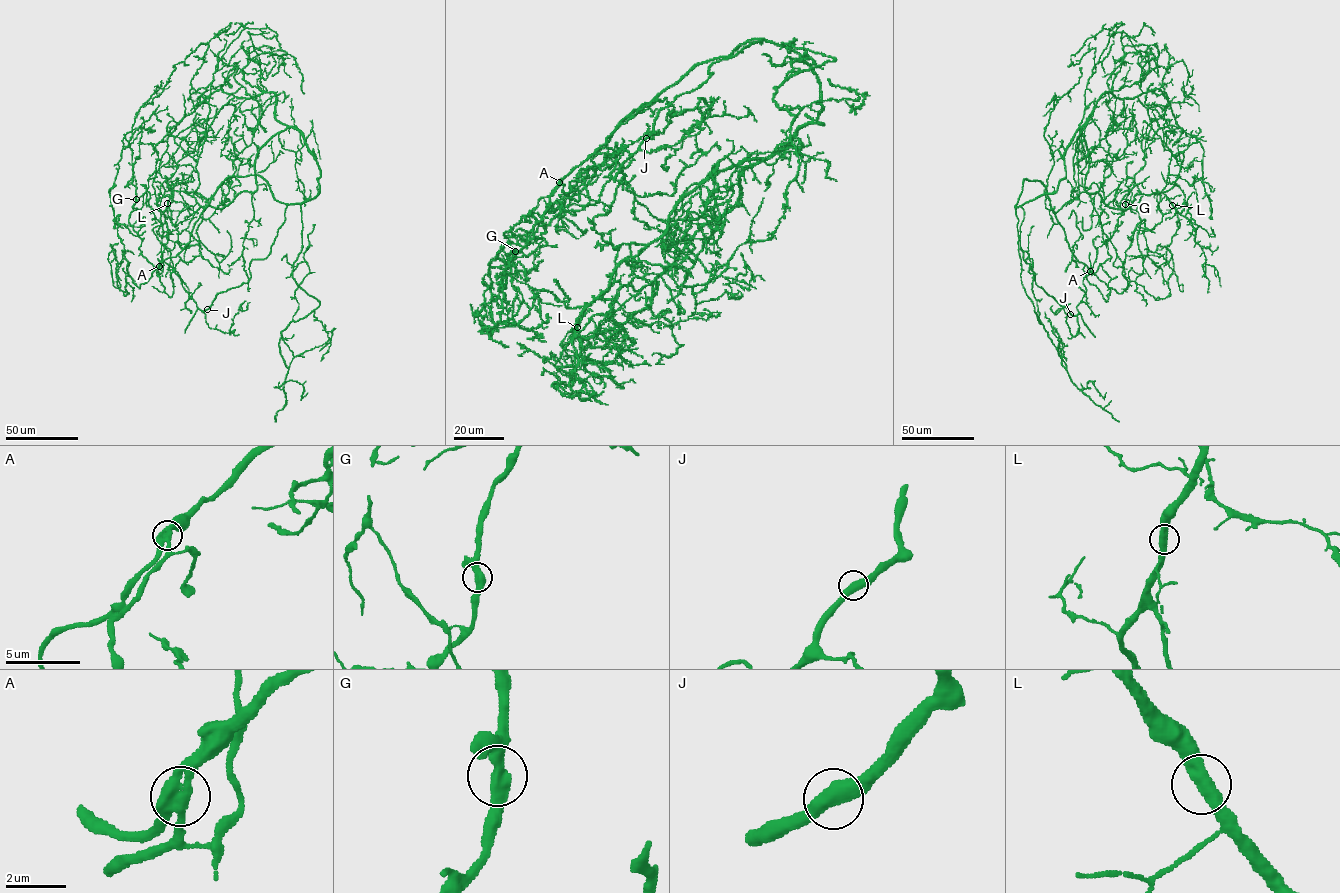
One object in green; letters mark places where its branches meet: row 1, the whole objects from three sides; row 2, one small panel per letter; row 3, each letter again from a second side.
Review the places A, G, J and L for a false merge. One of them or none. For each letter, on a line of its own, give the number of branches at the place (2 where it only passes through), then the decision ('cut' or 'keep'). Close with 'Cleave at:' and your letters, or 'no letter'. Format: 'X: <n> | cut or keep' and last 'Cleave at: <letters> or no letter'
A: 2 | keep
G: 2 | keep
J: 2 | keep
L: 2 | keep
Cleave at: no letter

